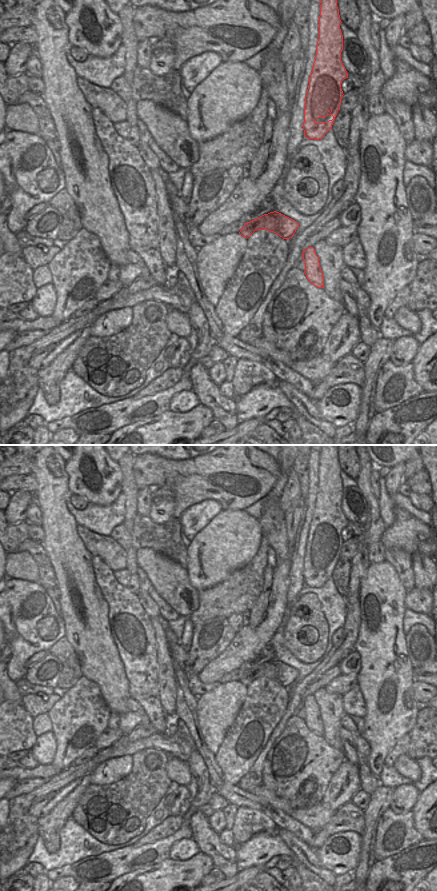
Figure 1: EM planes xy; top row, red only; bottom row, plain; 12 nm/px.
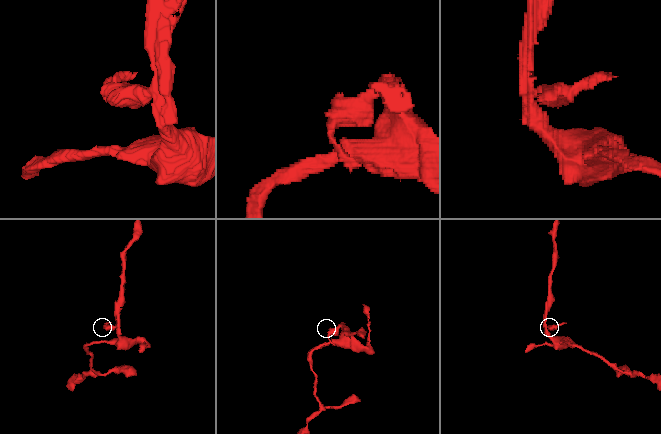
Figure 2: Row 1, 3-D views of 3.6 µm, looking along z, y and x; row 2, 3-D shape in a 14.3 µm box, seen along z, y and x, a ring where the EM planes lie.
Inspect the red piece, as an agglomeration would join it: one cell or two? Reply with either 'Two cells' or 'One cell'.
Two cells

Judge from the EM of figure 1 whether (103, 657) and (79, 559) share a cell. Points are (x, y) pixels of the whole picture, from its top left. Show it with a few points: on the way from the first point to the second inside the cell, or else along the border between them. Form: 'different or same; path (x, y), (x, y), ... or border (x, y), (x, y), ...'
same; path (91, 633), (90, 616), (79, 583)

